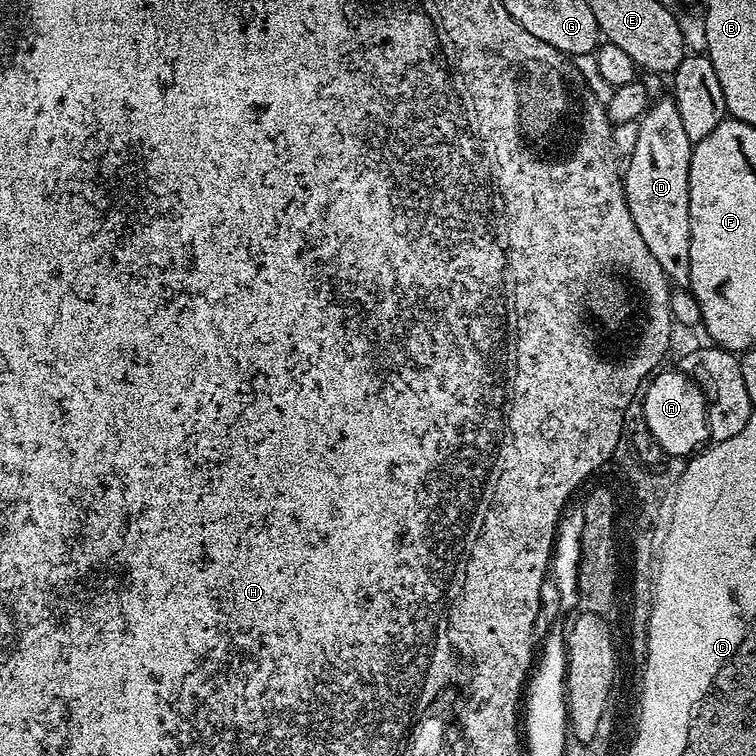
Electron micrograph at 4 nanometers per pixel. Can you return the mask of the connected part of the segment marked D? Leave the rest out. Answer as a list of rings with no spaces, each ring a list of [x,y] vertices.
[[[657,99],[640,117],[638,142],[634,154],[627,157],[622,179],[626,206],[642,242],[646,242],[669,281],[684,290],[690,278],[690,158],[694,141],[686,138],[675,99],[664,99]]]

